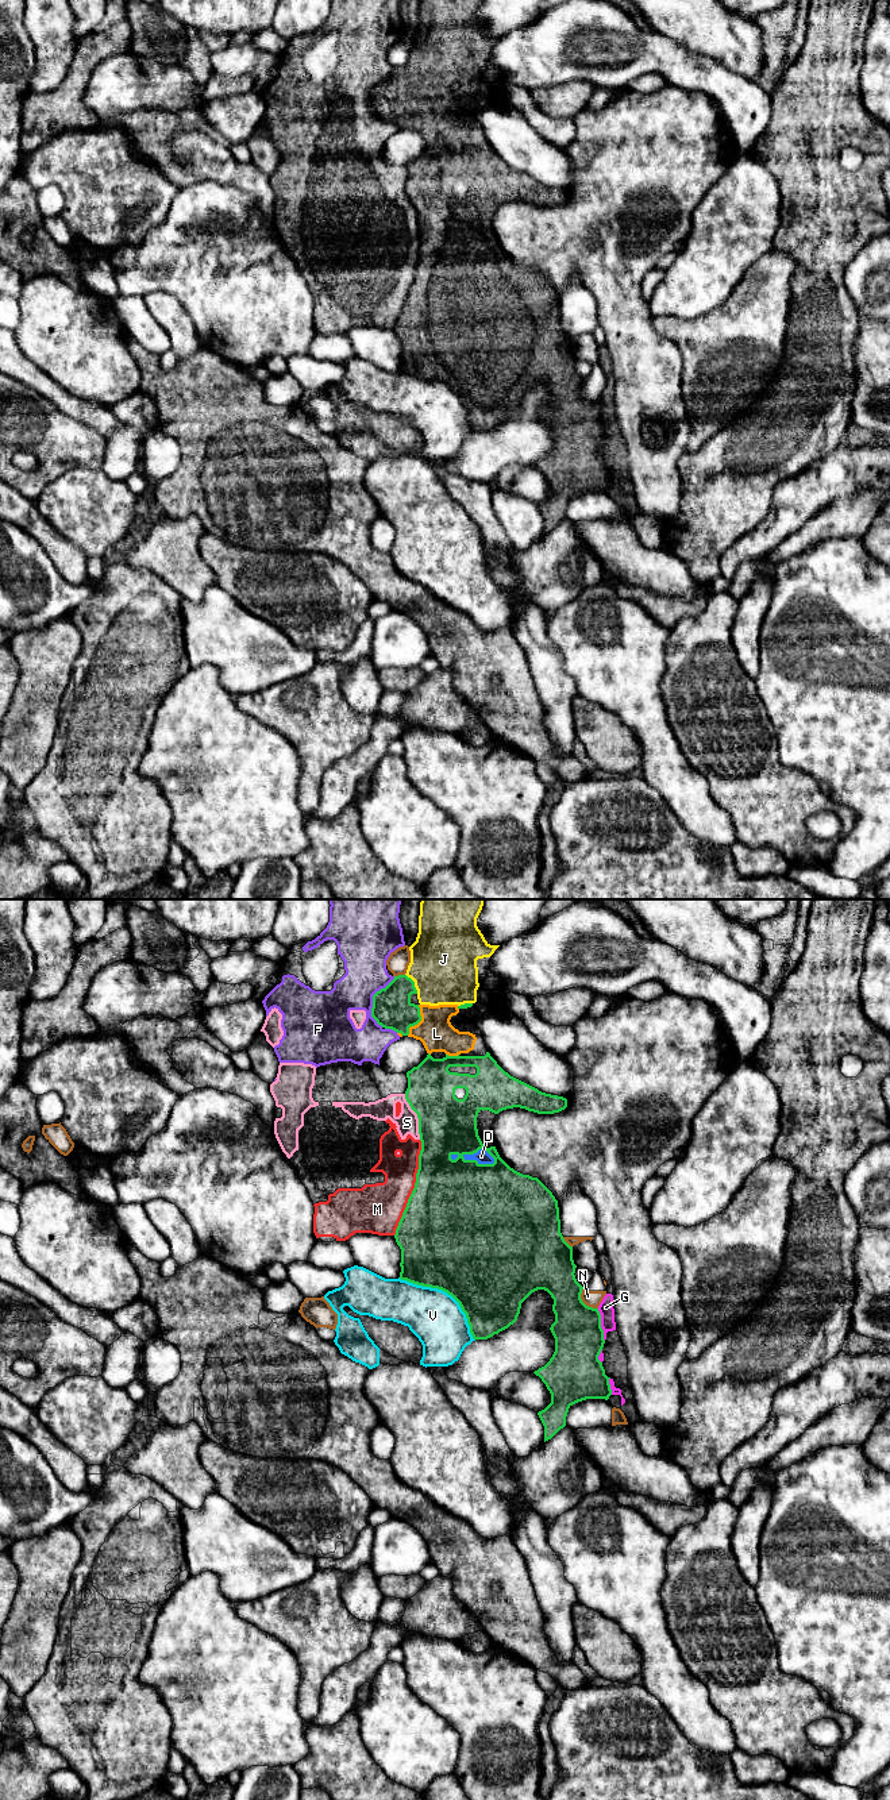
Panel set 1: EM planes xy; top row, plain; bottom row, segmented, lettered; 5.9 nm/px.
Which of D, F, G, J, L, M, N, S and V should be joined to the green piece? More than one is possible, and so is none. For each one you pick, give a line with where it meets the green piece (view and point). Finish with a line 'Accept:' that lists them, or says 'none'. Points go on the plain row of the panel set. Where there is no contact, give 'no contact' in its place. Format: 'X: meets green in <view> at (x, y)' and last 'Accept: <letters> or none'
D: meets green in xy at (477, 254)
J: meets green in xy at (413, 76)
L: meets green in xy at (419, 114)
Accept: D, J, L

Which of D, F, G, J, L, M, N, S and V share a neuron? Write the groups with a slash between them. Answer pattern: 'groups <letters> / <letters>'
groups D J L / F M S / G / N / V

